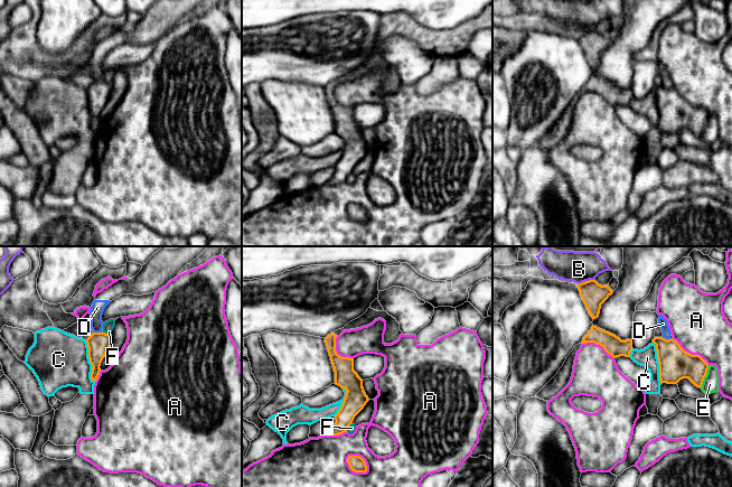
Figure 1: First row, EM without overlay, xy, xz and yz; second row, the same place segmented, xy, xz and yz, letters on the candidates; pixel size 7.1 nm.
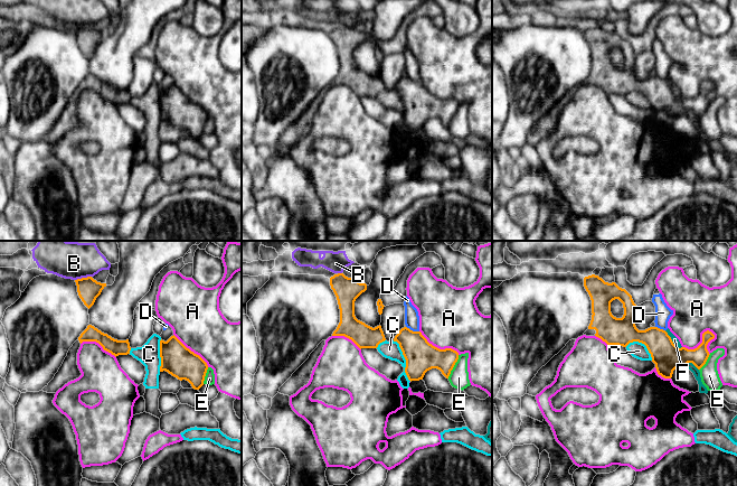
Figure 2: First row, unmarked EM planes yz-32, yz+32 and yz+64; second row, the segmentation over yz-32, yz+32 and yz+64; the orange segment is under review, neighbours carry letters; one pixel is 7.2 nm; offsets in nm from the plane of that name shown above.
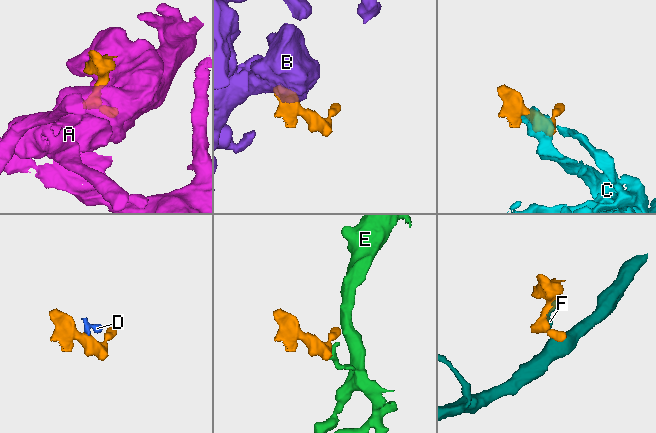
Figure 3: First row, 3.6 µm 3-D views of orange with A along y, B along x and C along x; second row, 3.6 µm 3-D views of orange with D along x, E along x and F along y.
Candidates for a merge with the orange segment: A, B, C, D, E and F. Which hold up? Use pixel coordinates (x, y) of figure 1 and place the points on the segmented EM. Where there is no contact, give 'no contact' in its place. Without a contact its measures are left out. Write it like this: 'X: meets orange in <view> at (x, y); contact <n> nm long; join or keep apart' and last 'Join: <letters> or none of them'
A: meets orange in xz at (354, 470); contact 180 nm long; keep apart
B: meets orange in yz at (585, 281); contact 130 nm long; keep apart
C: meets orange in xy at (90, 362); contact 320 nm long; keep apart
D: meets orange in xy at (97, 333); contact 70 nm long; keep apart
E: meets orange in yz at (704, 376); contact 170 nm long; keep apart
F: meets orange in xy at (106, 334); contact 70 nm long; keep apart
Join: none of them

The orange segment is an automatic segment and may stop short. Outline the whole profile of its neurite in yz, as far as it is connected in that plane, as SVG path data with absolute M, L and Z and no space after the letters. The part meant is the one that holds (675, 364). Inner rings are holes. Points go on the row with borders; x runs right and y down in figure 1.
M655 337L653 343L656 345L661 384L677 384L688 378L695 386L702 387L708 369L706 360L685 352L674 339Z

